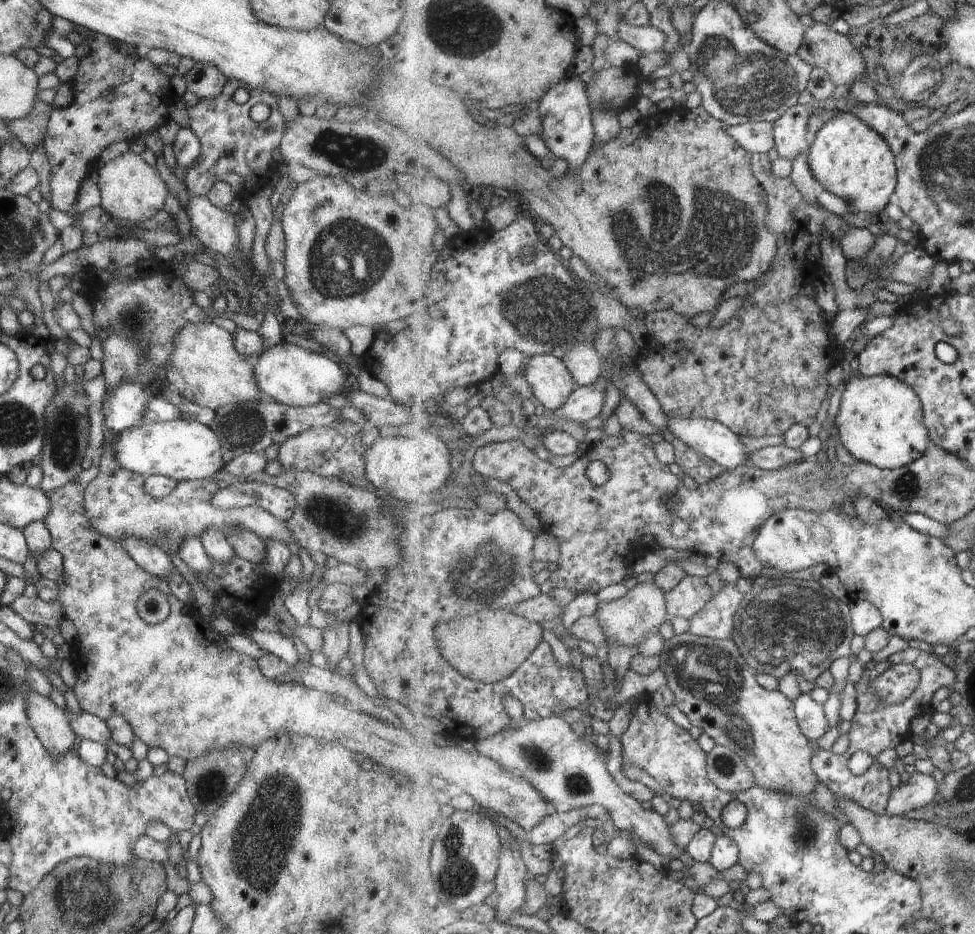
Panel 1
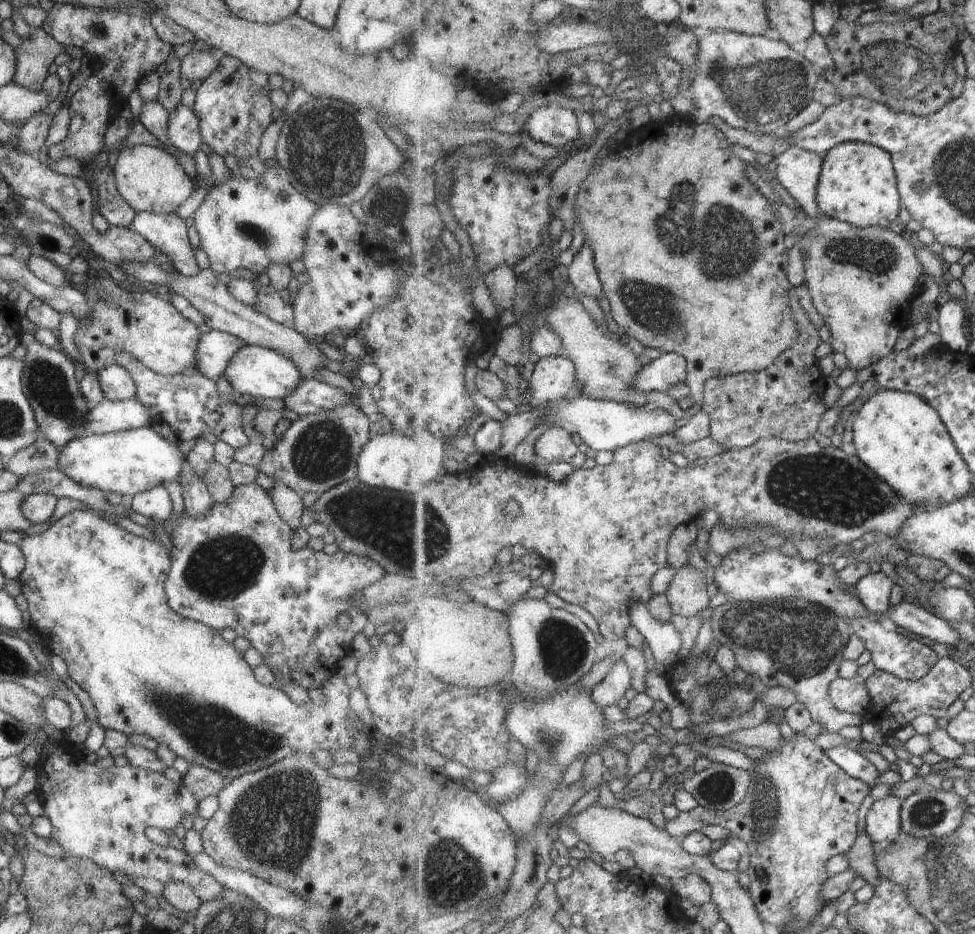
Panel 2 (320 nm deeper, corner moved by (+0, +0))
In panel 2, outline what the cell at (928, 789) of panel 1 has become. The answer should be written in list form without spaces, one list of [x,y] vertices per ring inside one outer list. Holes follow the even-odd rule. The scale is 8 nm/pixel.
[[[886,796],[875,801],[865,818],[866,832],[875,845],[891,845],[903,837],[901,832],[902,800],[896,796]]]

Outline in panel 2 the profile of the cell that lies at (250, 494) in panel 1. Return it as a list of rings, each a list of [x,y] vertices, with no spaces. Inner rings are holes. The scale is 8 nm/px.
[[[257,482],[236,486],[231,491],[228,501],[221,501],[220,503],[213,502],[204,515],[194,517],[183,512],[180,516],[177,516],[177,519],[173,522],[170,534],[172,544],[170,549],[170,567],[164,582],[164,593],[166,594],[166,599],[171,610],[179,616],[197,621],[219,632],[229,629],[235,632],[237,637],[245,637],[250,646],[261,654],[263,664],[269,667],[273,673],[273,687],[280,689],[287,681],[291,681],[293,684],[301,686],[301,688],[307,691],[311,688],[321,688],[322,684],[331,675],[337,673],[340,658],[345,657],[345,654],[351,650],[351,639],[365,626],[368,614],[361,611],[358,612],[354,607],[353,601],[350,601],[350,597],[367,585],[380,581],[386,572],[369,557],[356,555],[353,552],[338,551],[335,554],[327,555],[322,550],[314,551],[307,546],[293,550],[291,548],[291,538],[294,531],[288,524],[285,524],[284,520],[281,520],[281,517],[277,514],[273,506],[272,500],[267,496],[265,490],[257,486]],[[341,612],[346,612],[349,618],[351,618],[349,628],[344,630],[338,628],[335,623],[335,617]]]

